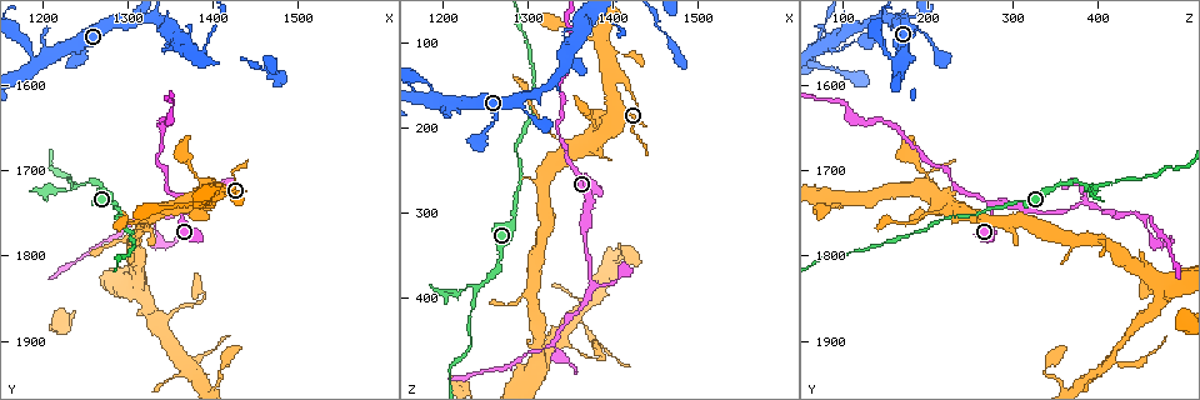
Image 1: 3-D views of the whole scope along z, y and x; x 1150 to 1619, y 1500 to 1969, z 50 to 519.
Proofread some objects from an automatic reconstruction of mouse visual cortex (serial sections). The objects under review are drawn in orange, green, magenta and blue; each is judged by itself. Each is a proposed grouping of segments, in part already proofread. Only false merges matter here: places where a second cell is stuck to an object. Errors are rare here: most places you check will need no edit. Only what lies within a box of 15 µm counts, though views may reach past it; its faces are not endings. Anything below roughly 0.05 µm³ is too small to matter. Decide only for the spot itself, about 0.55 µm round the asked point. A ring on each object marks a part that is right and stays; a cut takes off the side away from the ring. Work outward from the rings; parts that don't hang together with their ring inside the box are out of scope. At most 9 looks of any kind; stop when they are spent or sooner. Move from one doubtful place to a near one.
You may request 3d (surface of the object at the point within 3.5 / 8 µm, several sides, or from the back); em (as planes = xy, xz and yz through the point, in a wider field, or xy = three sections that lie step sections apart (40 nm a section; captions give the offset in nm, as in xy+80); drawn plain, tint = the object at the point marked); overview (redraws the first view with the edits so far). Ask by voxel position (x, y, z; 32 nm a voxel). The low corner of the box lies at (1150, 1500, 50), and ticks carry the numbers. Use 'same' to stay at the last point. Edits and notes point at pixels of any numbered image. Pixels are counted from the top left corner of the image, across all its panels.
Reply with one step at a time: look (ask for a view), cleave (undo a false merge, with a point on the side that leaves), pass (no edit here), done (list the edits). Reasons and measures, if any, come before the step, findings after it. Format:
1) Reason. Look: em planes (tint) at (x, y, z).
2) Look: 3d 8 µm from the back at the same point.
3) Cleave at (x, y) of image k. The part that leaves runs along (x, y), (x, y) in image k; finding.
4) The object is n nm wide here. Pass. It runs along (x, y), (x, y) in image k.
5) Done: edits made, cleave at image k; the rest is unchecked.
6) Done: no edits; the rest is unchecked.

Arms part here. Look: 3d 3.5 µm at (1355, 1555, 85).

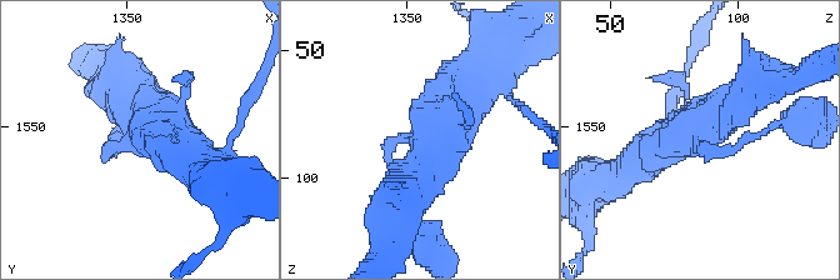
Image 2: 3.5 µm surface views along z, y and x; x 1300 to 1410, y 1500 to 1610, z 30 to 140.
Look: em xy step 1 (tint) at (1355, 1554, 85).

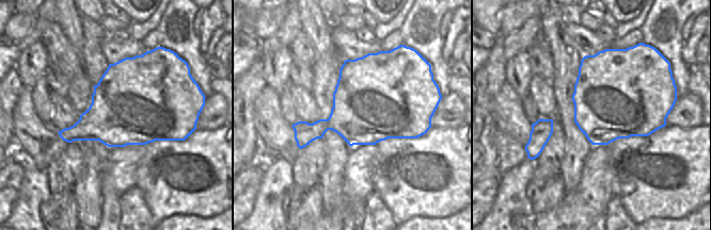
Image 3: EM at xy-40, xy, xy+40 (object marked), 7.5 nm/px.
The object is 650 nm wide here. Pass. It runs along (396, 195), (476, 93), (469, 78) in image 2; all the same cell.

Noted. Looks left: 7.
Narrows sharply. Look: 3d 8 µm at (1365, 1745, 275).

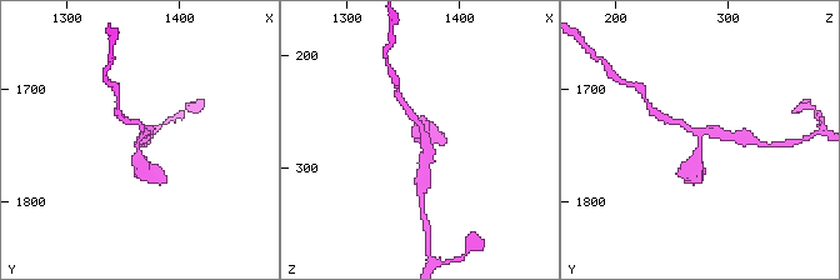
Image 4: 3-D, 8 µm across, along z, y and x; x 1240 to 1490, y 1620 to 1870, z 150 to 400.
Closer look. Look: 3d 3.5 µm at (1370, 1740, 274).

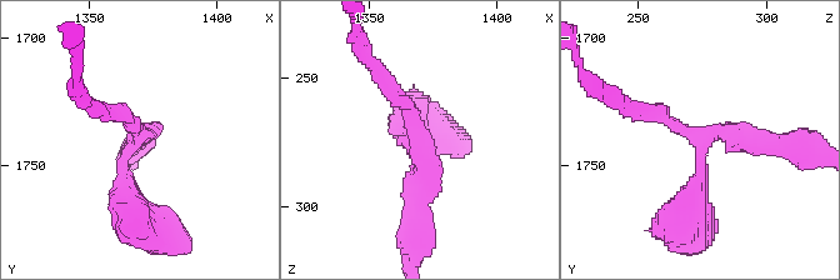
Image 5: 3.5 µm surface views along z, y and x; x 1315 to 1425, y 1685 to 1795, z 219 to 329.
Pass. All the same cell.

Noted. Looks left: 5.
Sharp bend. Look: 3d 3.5 µm at (1375, 1735, 380).

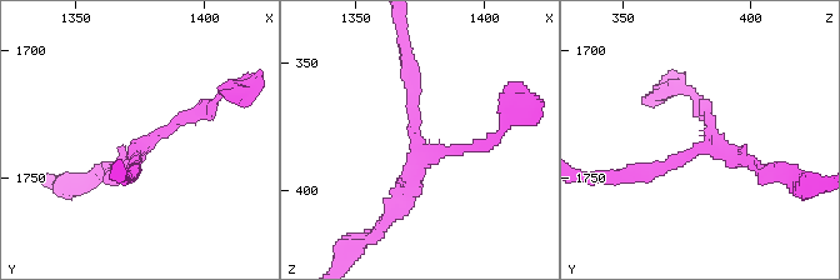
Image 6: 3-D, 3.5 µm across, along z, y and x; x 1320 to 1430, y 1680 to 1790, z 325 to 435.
3 arms meet here; the arms are 150, 150, 200 nm wide; shape alone is not enough. Look: em xy step 2 (tint) at (1375, 1737, 383).

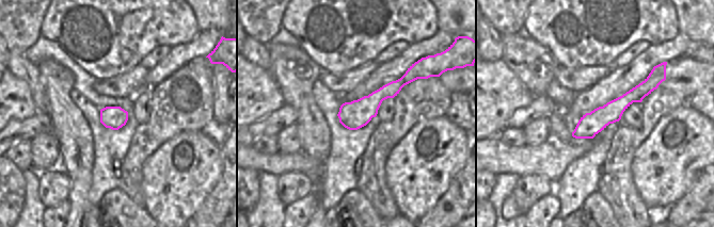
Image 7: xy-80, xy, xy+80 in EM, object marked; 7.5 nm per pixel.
Pass. It runs along (410, 74), (418, 154), (390, 218) in image 6; all the same cell.

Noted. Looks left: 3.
Narrows sharply. Look: 3d 3.5 µm at (1240, 1720, 385).

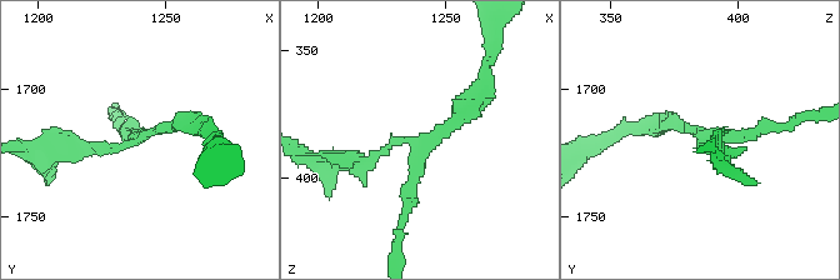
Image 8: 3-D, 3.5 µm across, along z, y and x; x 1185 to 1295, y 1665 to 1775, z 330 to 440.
3 arms meet here; the arms are 150, 150, 200 nm wide. Look: em xy step 2 (tint) at (1242, 1719, 386).

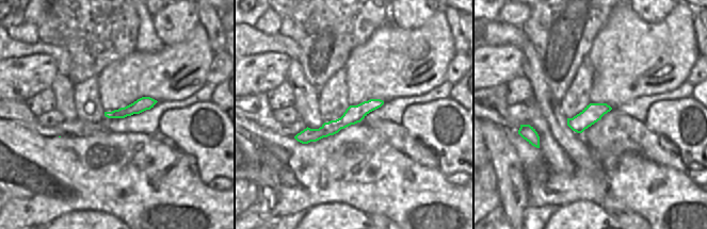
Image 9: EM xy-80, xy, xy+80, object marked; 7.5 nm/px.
Cleave at (368, 161) of image 8. The part that leaves runs along (406, 141), (371, 160), (314, 160) in image 8; two cells meet here.

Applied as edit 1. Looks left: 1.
Done: edits made, cleave at image 8; the rest is unchecked.

